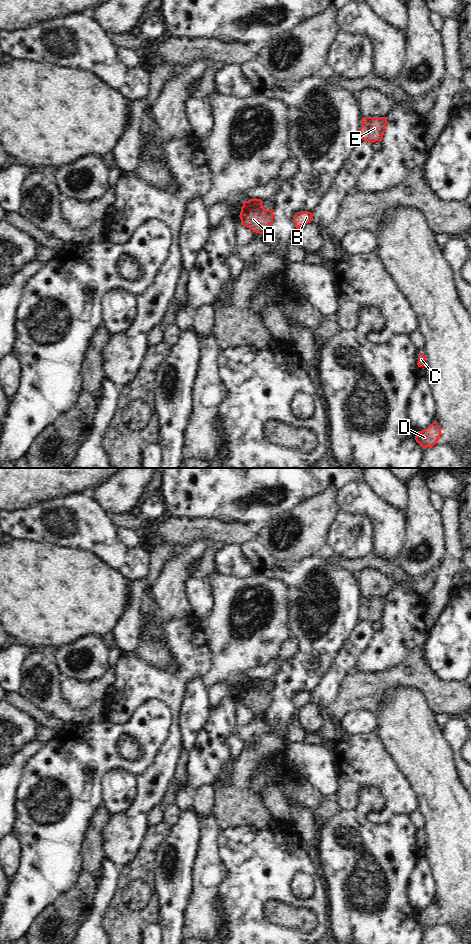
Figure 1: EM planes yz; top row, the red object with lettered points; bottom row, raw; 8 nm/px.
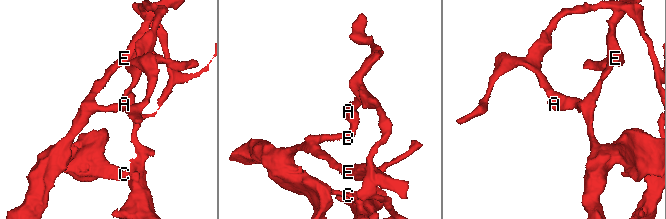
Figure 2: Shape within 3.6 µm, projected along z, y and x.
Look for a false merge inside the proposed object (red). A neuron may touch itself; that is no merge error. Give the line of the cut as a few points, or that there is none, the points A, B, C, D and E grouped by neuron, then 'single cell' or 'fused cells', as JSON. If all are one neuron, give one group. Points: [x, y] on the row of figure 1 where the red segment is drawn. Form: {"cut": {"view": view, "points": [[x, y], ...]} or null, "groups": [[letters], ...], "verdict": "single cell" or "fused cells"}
{"cut": {"view": "yz", "points": [[246, 201], [243, 204]]}, "groups": [["A", "B", "C", "E"], ["D"]], "verdict": "fused cells"}

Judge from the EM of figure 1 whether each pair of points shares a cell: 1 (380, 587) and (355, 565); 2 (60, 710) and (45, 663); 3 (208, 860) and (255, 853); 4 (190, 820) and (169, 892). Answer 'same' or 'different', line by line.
1: different
2: same
3: different
4: same

